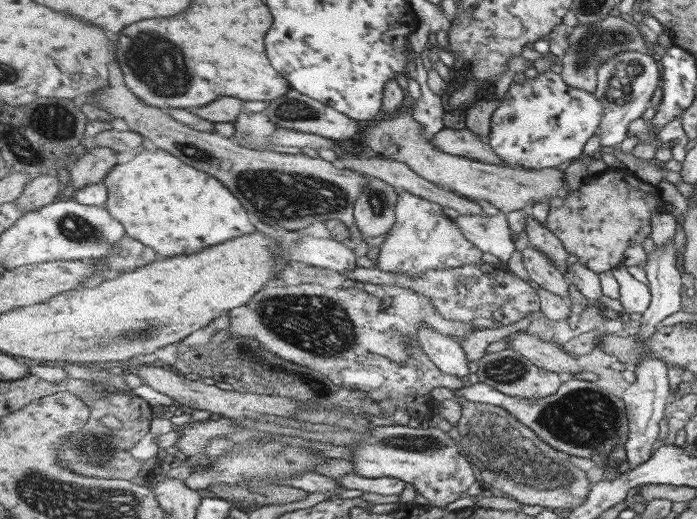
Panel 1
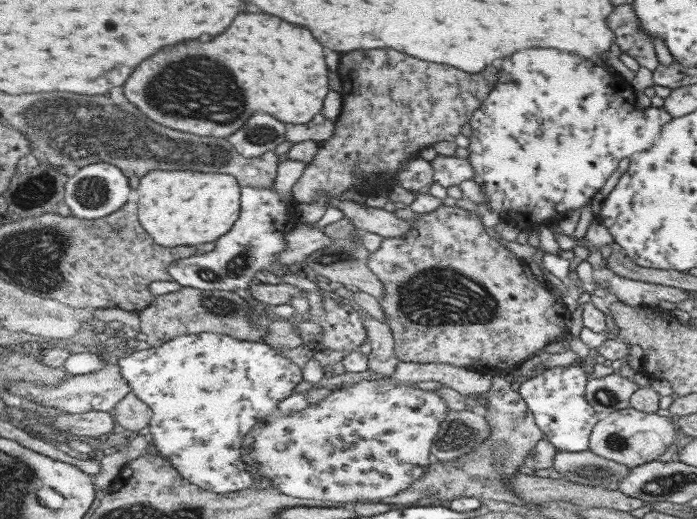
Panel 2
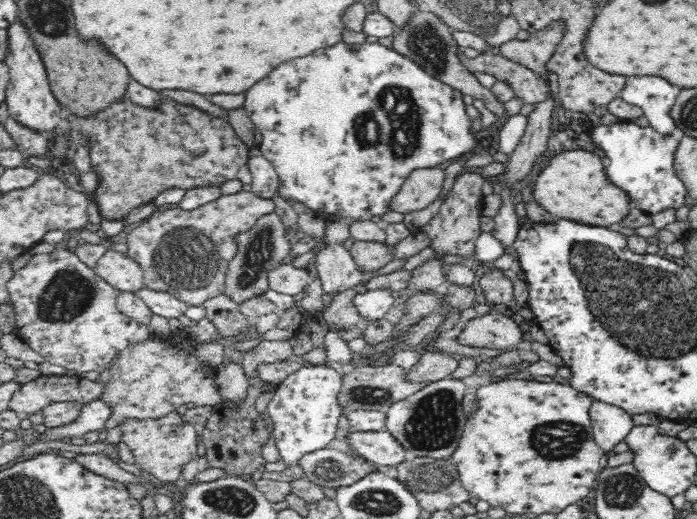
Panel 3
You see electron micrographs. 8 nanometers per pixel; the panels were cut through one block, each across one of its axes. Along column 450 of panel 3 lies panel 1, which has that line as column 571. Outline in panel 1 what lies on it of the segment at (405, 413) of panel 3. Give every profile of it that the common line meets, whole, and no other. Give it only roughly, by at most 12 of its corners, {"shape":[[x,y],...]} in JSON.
{"shape":[[566,377],[539,400],[480,380],[455,400],[506,410],[565,456],[623,447],[621,399]]}

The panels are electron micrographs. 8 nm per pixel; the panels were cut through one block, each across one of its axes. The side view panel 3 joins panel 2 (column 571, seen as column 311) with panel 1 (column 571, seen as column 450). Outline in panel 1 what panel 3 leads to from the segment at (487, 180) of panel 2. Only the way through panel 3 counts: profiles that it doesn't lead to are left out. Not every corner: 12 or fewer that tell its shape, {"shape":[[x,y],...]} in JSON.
{"shape":[[555,70],[511,83],[489,142],[507,166],[564,167],[602,105]]}

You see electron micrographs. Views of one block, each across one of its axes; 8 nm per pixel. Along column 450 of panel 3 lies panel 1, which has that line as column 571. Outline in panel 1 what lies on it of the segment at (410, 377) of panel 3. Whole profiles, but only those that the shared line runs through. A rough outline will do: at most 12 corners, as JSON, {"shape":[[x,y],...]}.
{"shape":[[515,331],[510,348],[564,377],[584,371],[555,341]]}

